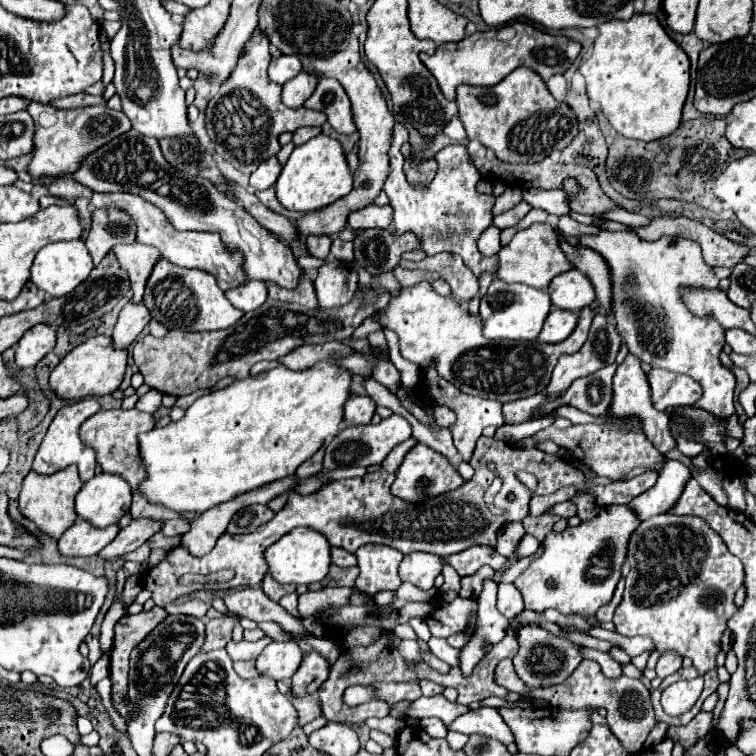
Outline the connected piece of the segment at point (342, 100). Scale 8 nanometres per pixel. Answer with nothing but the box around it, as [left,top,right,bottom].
[304,79,356,135]

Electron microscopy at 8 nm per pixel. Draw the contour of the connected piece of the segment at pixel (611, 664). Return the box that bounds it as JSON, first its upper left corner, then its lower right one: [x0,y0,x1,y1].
[584,649,622,679]

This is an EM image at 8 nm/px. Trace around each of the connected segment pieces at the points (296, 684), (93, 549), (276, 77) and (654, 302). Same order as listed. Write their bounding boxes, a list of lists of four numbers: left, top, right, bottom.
[[292,651,330,697],[58,521,120,557],[268,55,302,85],[582,231,736,417]]

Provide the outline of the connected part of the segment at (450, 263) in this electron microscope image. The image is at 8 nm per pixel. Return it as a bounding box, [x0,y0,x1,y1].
[402,253,478,301]

